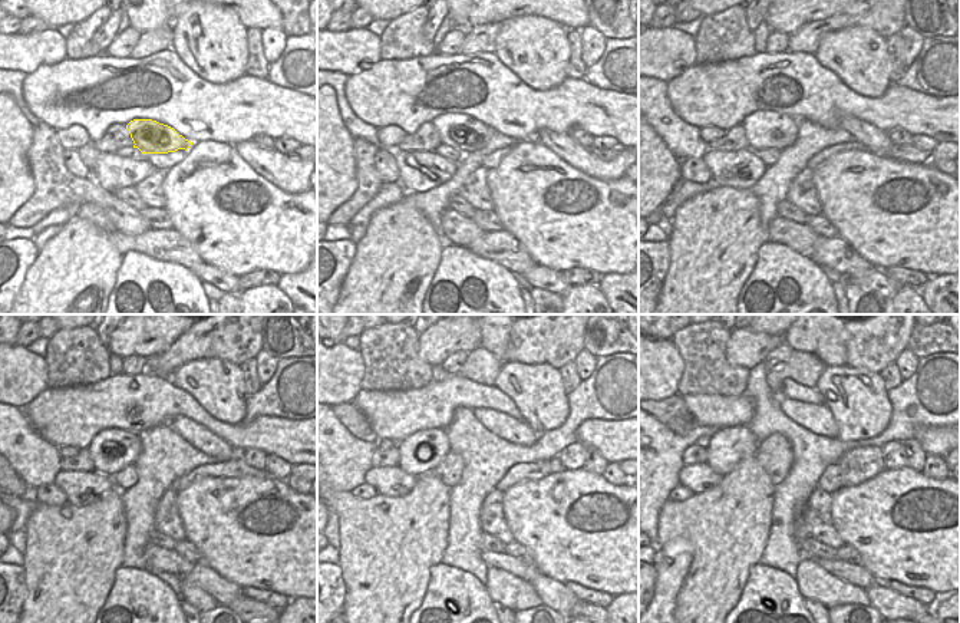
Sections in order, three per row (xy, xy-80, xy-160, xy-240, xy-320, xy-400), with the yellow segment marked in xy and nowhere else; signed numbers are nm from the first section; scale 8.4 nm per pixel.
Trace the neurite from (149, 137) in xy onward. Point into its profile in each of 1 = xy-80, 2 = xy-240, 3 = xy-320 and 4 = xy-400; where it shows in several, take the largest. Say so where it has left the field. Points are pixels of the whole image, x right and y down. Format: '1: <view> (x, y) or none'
1: xy-80 (458, 131)
2: xy-240 (124, 447)
3: xy-320 (436, 439)
4: xy-400 (728, 447)

